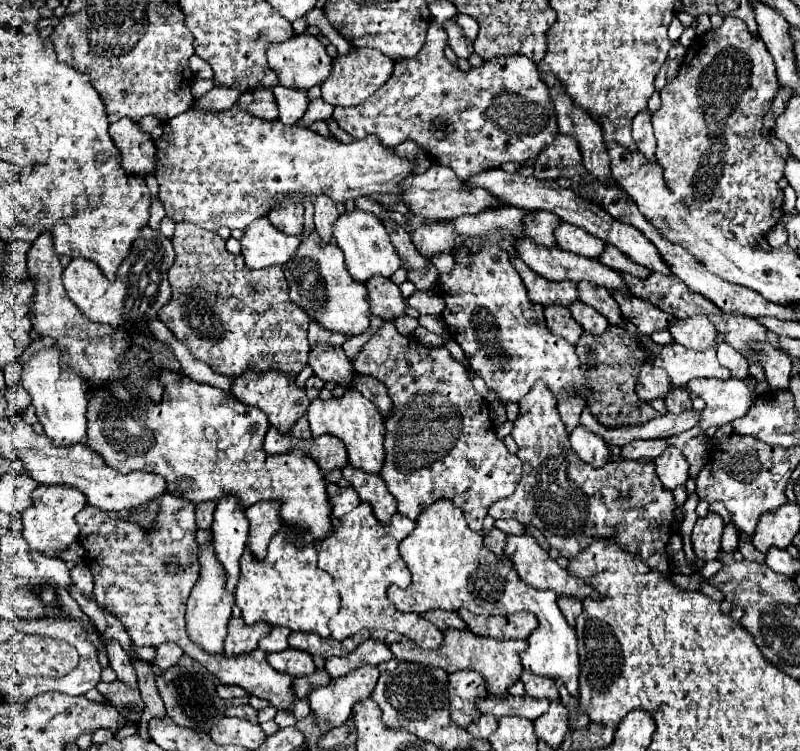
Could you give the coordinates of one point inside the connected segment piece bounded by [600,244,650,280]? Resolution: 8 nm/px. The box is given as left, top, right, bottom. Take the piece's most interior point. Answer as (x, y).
(612, 256)

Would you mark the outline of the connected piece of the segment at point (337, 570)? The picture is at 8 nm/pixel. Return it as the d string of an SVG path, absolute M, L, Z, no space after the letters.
M362 502L358 508L354 508L354 512L336 522L334 534L326 538L320 548L319 542L310 543L316 546L318 552L318 568L330 574L334 580L334 590L342 598L340 612L330 620L334 640L346 640L360 630L384 628L404 634L424 650L440 648L444 634L432 622L424 620L420 614L404 614L388 600L390 586L410 584L410 572L400 558L398 544L414 530L414 526L416 522L402 514L394 514L388 526L380 526L372 514L372 508Z

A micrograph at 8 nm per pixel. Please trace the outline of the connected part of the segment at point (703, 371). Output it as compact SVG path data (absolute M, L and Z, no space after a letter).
M670 344L662 348L662 352L654 358L652 366L664 368L674 386L686 386L686 382L692 378L730 378L730 372L722 368L716 360L716 348L696 352L680 344Z

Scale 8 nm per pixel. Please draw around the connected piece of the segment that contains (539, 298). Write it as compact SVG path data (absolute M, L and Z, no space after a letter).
M514 256L512 266L516 272L522 276L522 282L528 290L528 296L532 302L542 304L542 306L570 306L572 302L578 300L578 286L572 282L550 282L544 280L542 276L536 276L518 256Z

